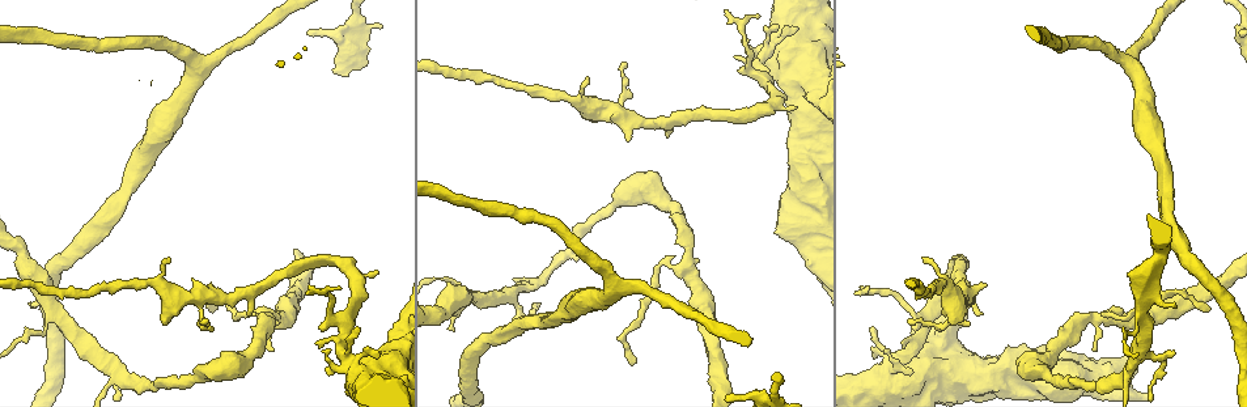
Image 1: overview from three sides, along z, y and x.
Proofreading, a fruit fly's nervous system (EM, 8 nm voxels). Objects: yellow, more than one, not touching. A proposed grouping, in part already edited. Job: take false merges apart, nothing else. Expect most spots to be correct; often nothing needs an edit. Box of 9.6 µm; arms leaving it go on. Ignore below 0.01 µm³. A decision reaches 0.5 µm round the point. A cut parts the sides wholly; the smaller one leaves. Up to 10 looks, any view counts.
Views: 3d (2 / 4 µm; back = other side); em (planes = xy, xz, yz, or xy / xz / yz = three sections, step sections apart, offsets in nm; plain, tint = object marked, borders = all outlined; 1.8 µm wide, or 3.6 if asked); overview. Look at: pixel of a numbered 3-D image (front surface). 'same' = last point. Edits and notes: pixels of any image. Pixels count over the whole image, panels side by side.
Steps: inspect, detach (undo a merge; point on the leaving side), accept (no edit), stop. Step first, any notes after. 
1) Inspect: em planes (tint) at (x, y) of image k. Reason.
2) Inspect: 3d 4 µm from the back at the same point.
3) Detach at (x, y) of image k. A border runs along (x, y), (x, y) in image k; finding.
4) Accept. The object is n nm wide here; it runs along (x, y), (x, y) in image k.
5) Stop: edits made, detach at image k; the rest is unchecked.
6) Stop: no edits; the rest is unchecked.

Inspect: em xz step 16 (tint) at (890, 369) of image 1. Sharp bend.

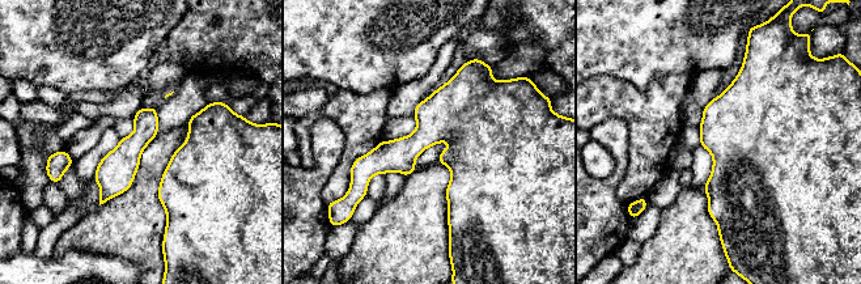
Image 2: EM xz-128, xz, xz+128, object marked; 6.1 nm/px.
Inspect: em planes (tint) at the same point. Another direction.

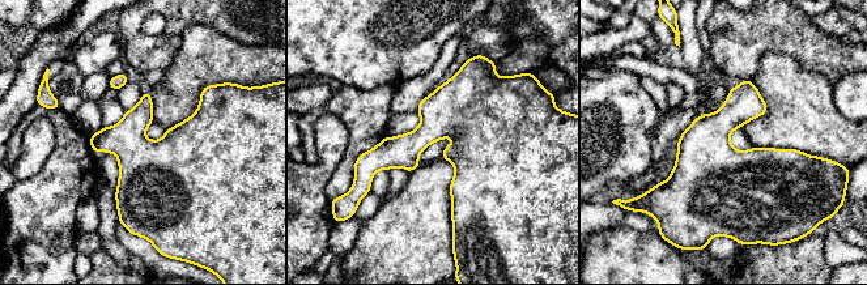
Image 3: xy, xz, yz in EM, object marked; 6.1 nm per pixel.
Accept. One neuron here.

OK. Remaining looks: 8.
Inspect: em yz step 16 (tint) at (1128, 375) of image 1.

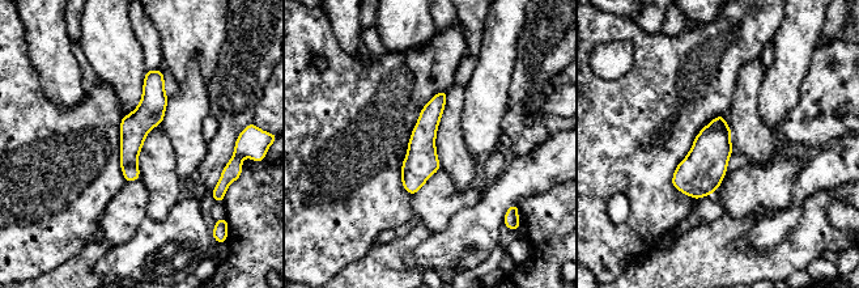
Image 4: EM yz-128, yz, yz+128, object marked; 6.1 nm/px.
Accept. The object is 170 nm wide here; it runs along (157, 72), (128, 178) in image 4; one neuron here.

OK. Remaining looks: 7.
Inspect: em planes (tint) at (685, 262) of image 1. Small branch off a trunk.

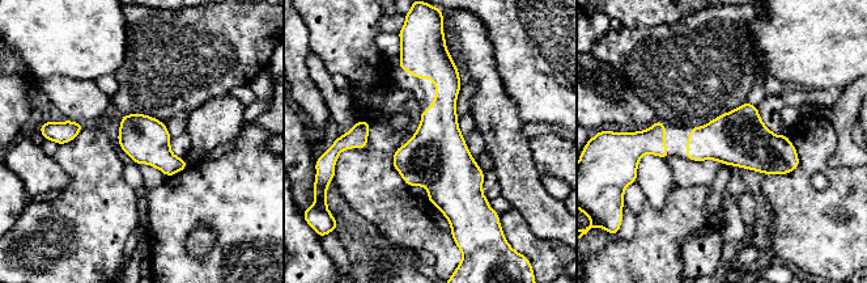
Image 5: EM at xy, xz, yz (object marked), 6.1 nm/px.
Accept. Continuous, no second neuron.

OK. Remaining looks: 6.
Inspect: em planes (tint) at (200, 297) of image 1. Abrupt turn.

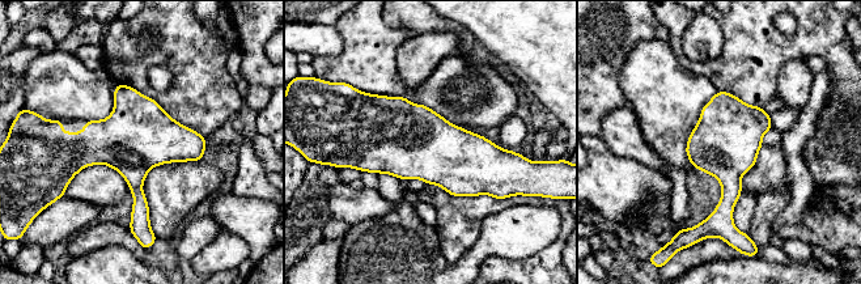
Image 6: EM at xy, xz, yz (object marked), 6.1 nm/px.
Accept. The object is 420 nm wide here; continuous, no second neuron.

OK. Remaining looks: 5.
Stop: no edits; the rest is unchecked.

